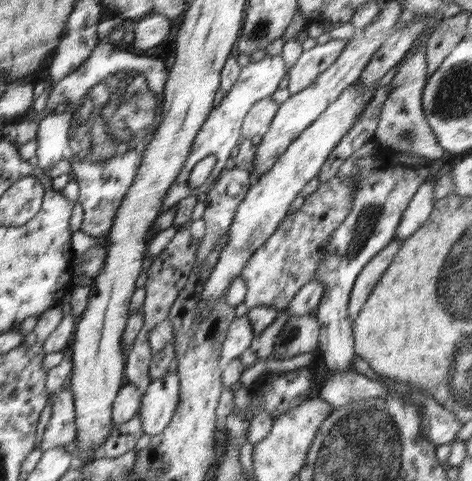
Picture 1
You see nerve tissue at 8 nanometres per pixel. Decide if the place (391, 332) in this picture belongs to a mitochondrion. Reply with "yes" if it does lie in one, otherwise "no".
no

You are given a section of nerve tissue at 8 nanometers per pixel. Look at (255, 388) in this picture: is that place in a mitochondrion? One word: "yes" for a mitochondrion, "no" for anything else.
no

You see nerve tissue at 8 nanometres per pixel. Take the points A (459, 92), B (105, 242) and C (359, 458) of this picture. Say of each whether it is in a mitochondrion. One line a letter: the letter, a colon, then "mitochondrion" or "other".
A: mitochondrion
B: other
C: mitochondrion

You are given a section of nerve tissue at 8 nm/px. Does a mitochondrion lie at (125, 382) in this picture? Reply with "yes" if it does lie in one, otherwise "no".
no

